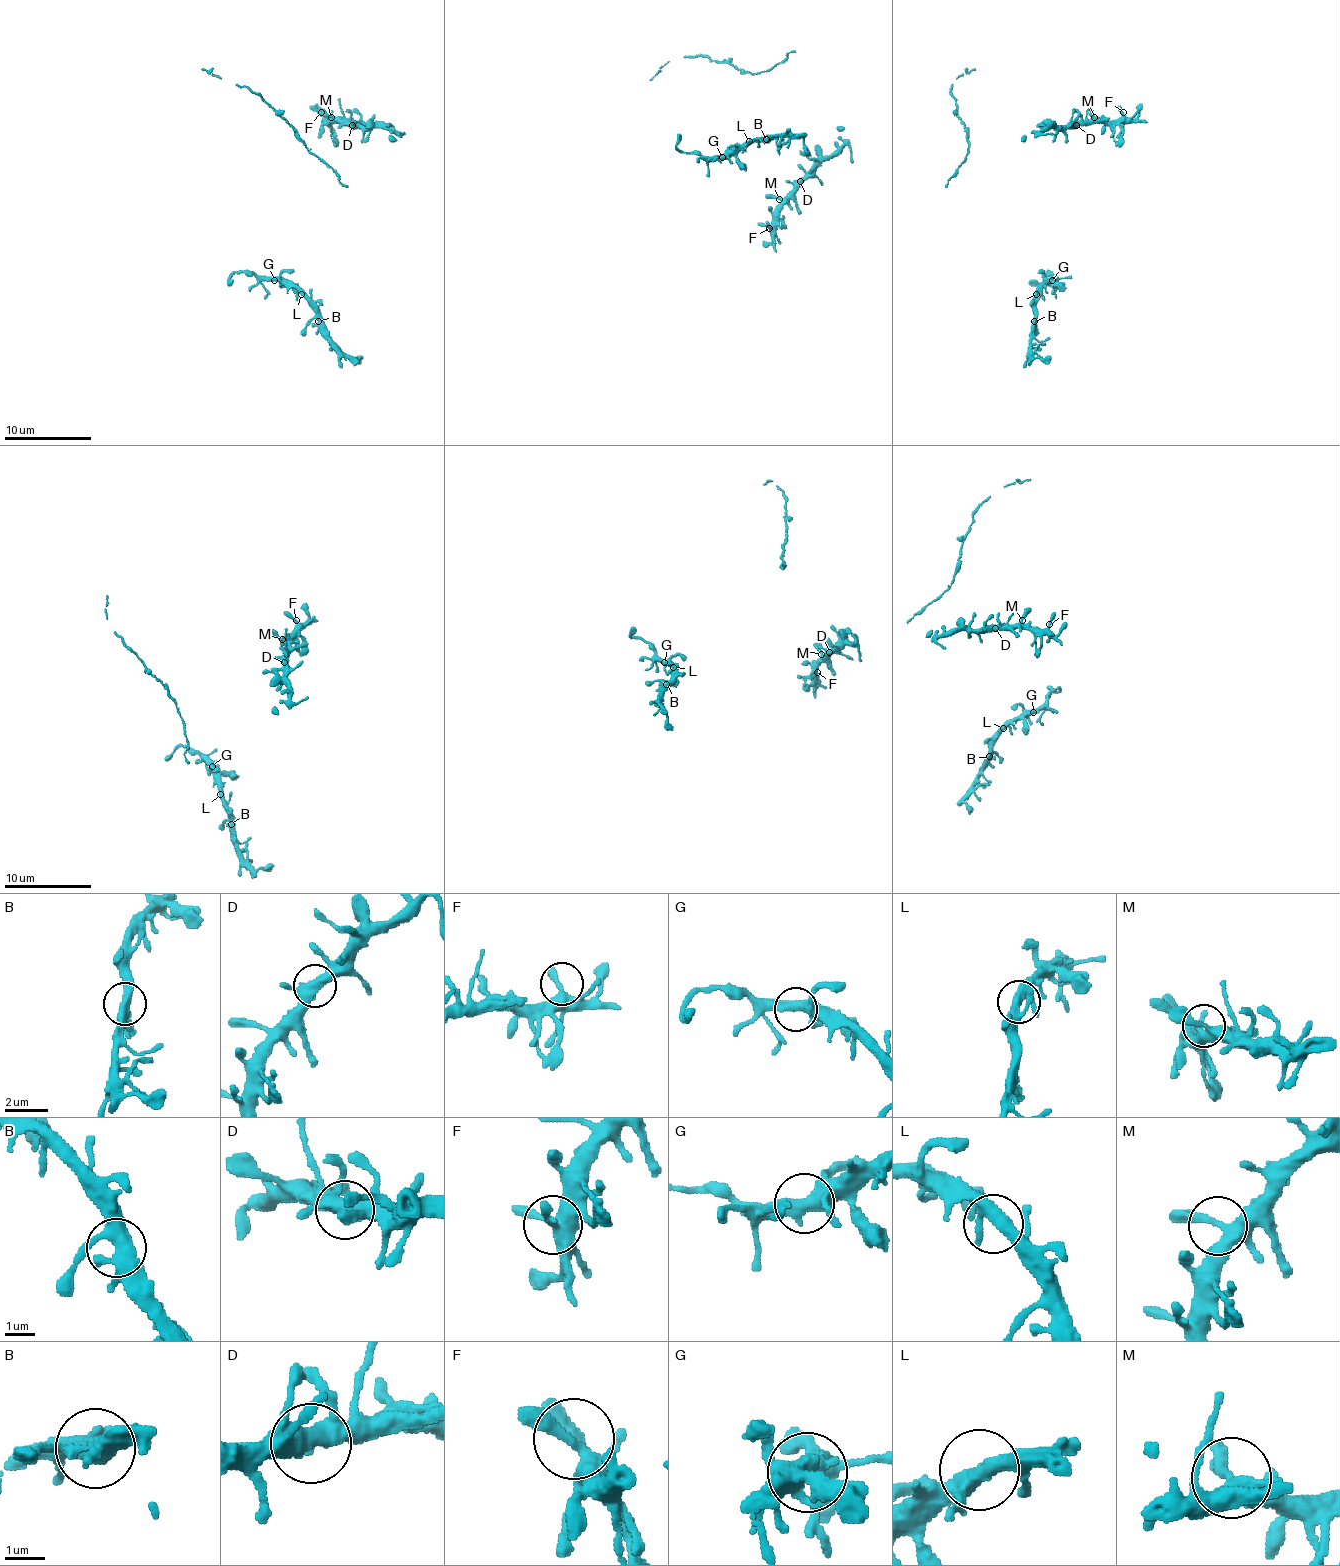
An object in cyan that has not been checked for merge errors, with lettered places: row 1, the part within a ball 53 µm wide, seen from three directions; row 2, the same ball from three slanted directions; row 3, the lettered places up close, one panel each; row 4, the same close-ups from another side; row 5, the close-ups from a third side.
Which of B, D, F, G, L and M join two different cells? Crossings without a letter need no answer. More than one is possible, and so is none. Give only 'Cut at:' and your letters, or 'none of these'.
Cut at: none of these

